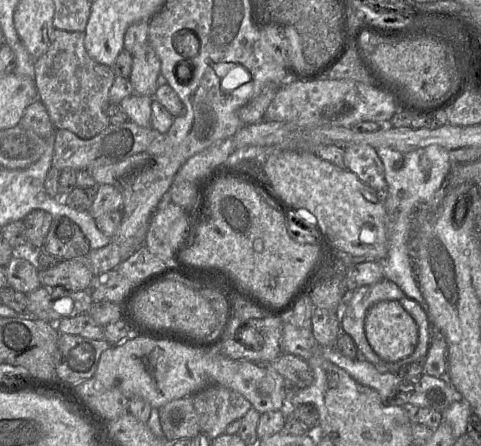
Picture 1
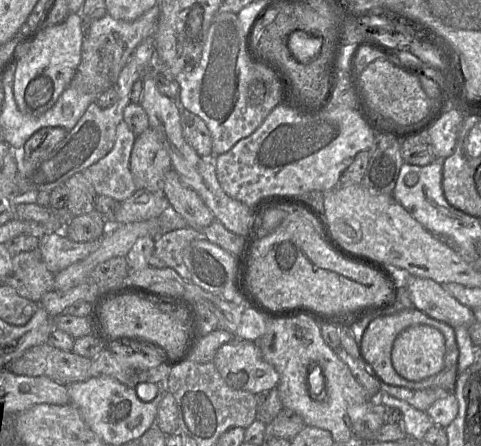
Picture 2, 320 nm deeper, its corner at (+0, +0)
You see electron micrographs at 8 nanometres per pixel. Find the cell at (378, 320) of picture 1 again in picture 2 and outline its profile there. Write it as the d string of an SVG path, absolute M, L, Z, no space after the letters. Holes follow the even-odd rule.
M417 324L398 334L393 342L391 361L403 378L418 382L444 368L445 338L435 327Z

